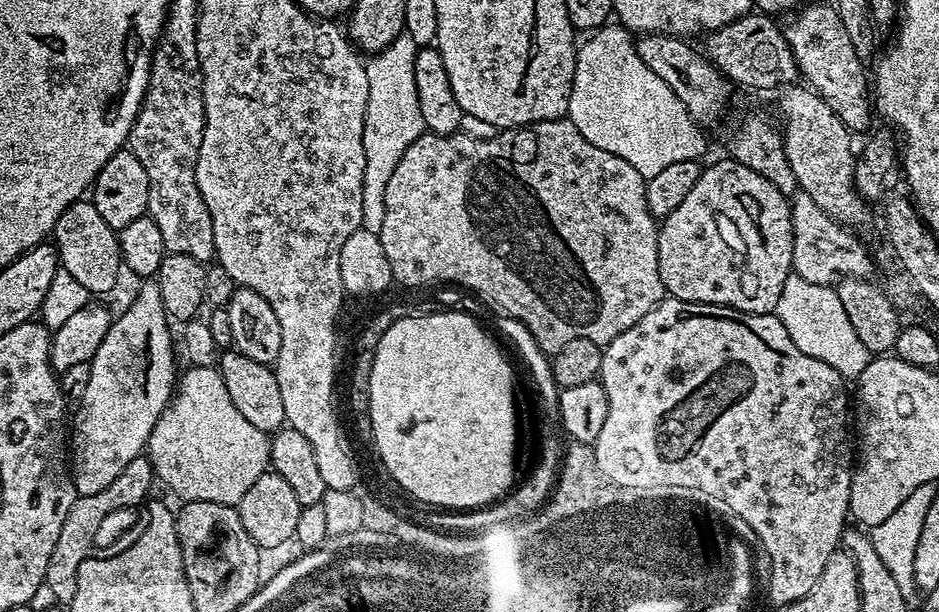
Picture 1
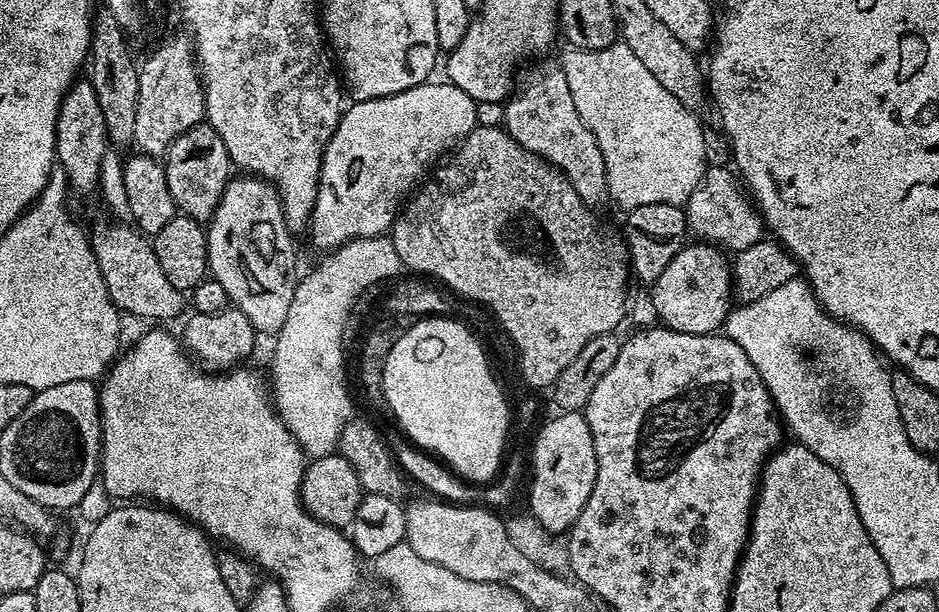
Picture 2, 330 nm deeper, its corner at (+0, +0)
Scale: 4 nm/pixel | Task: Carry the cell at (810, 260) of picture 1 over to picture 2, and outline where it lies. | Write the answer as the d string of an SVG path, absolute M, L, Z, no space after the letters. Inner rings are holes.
M710 166L706 169L702 182L694 190L694 194L690 194L683 209L689 233L693 237L735 254L765 239L766 225L739 175L731 167L728 168Z

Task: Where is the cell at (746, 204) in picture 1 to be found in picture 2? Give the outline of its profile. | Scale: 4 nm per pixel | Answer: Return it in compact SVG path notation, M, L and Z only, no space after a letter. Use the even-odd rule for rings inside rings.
M707 242L685 243L670 266L666 266L662 274L658 274L658 278L650 286L650 295L663 327L699 336L719 333L734 307L732 266L725 249Z

